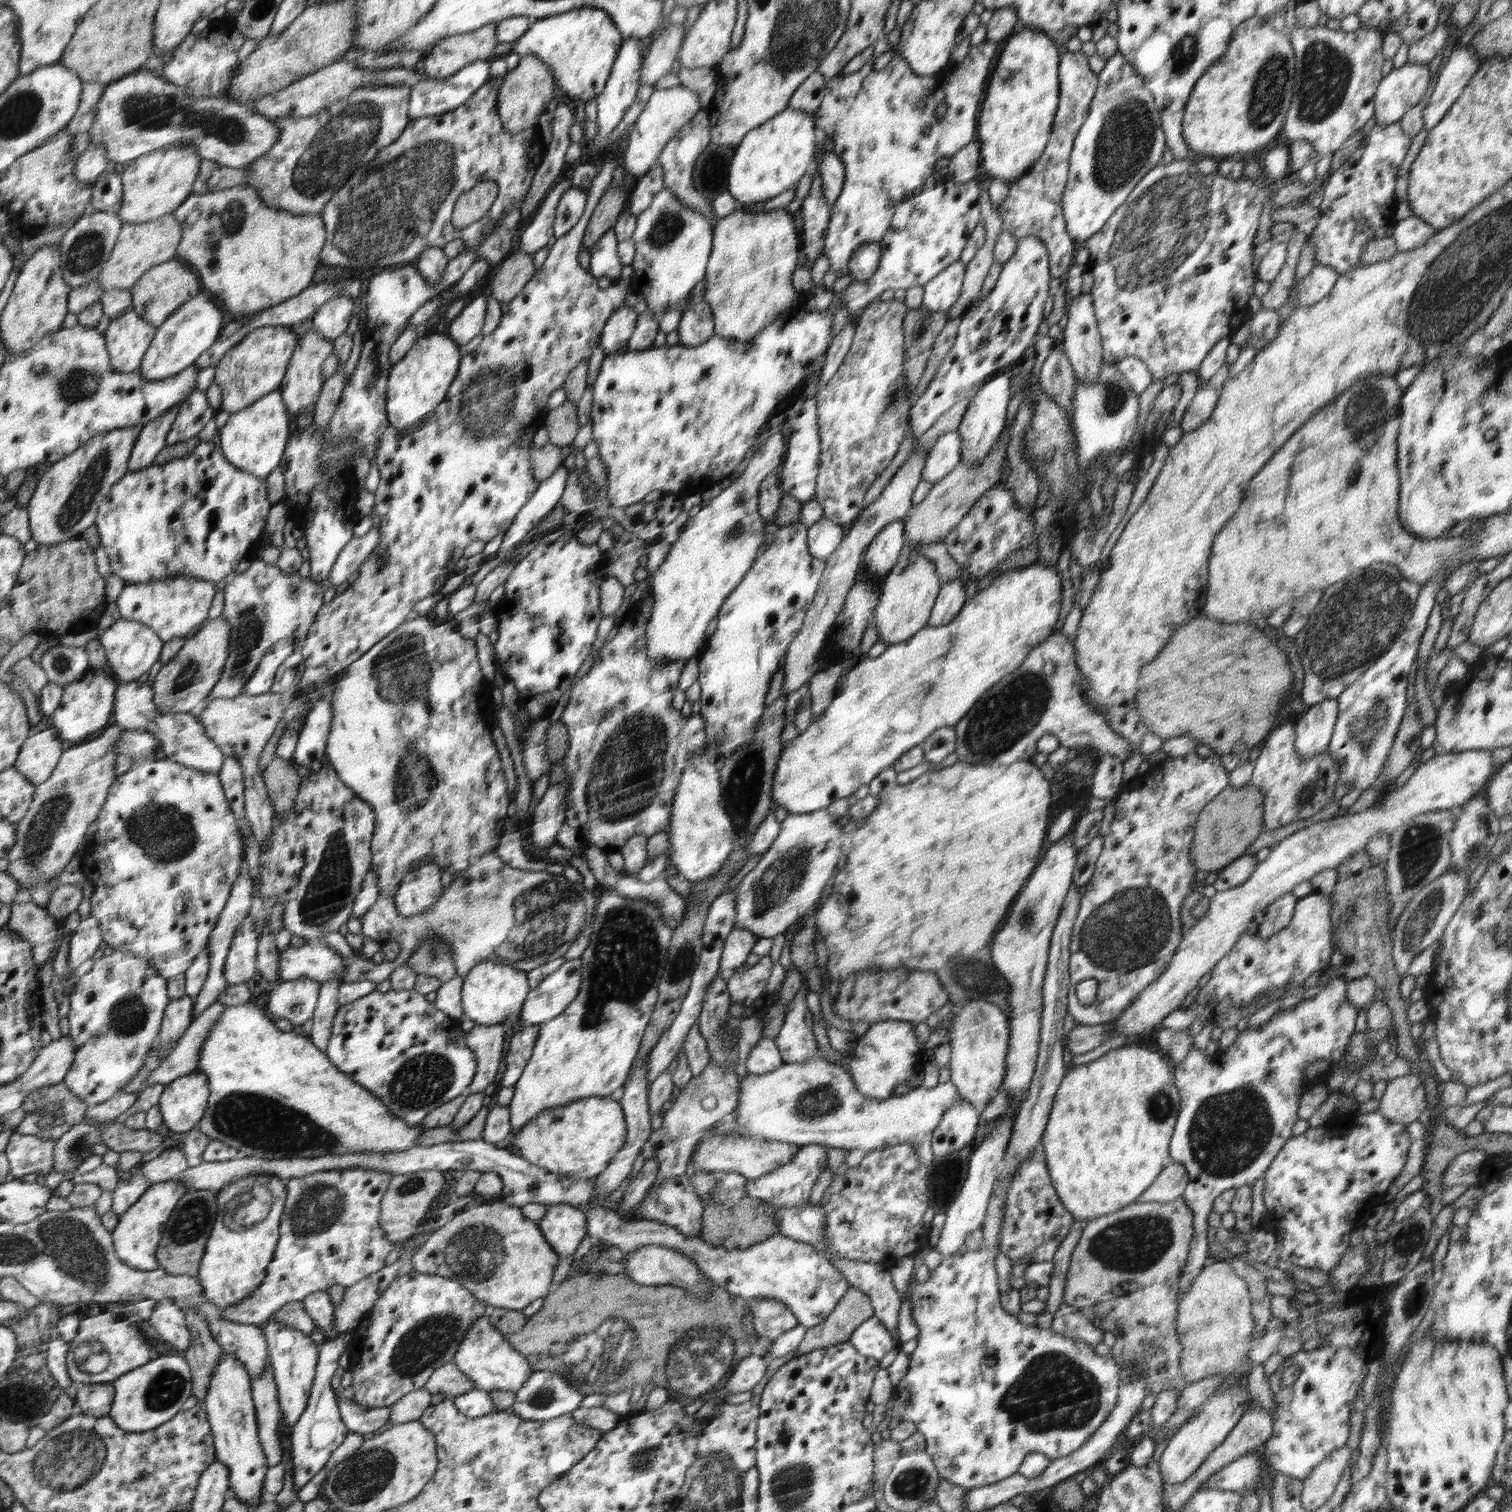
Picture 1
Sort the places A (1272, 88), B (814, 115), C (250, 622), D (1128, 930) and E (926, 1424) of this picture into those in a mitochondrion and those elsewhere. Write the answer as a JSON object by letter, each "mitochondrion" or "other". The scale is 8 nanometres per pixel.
{"A":"mitochondrion","B":"other","C":"mitochondrion","D":"mitochondrion","E":"other"}

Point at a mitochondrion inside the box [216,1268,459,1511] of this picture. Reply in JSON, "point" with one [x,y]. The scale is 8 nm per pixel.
{"point":[363,1476]}

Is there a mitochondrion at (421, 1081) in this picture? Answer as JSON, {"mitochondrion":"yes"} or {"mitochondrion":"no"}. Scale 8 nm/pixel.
{"mitochondrion":"yes"}

